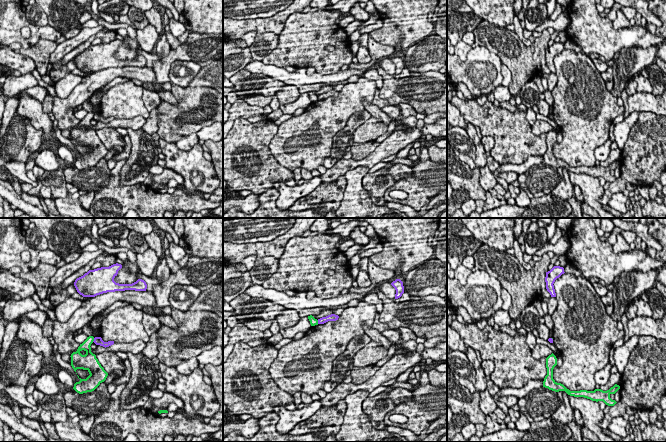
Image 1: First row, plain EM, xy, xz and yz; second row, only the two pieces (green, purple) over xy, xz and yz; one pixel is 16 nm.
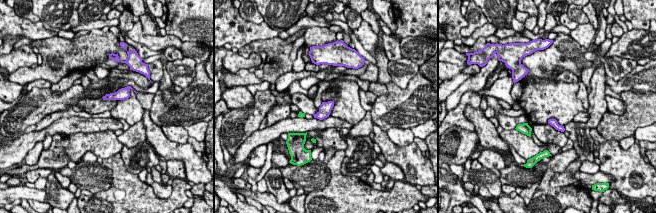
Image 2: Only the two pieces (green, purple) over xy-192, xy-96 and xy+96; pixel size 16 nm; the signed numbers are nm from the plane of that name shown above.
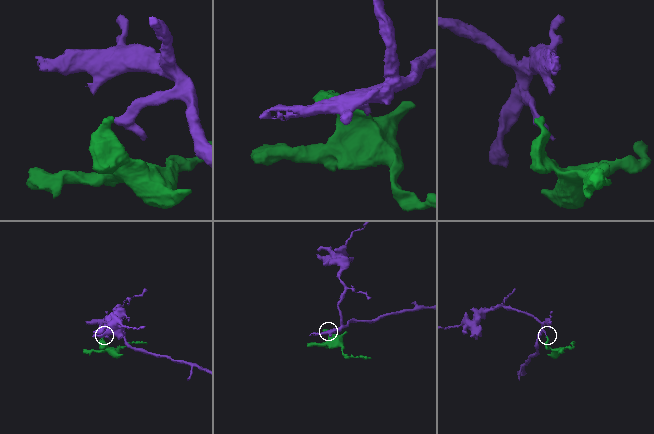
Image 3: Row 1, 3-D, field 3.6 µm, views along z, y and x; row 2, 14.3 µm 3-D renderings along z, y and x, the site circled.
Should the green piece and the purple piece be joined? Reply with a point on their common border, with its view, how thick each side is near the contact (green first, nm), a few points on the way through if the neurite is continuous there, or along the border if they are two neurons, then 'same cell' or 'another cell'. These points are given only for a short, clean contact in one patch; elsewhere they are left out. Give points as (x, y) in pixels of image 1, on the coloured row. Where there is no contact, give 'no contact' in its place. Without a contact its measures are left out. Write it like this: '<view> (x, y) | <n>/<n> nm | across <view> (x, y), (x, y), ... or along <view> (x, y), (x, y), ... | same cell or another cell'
xy (93, 340) | 140/130 nm | along xy (94, 338), (92, 341) | another cell

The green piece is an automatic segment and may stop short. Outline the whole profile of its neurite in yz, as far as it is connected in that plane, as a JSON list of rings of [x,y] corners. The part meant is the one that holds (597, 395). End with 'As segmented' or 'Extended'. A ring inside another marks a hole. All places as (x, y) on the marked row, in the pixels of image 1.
[[[552,353],[546,358],[547,375],[544,378],[543,387],[548,388],[549,390],[555,392],[565,391],[568,395],[574,397],[584,397],[596,402],[603,401],[608,406],[614,406],[617,403],[615,400],[612,400],[610,398],[610,395],[615,394],[620,389],[619,385],[615,384],[607,391],[603,391],[601,389],[595,389],[594,391],[587,391],[587,390],[570,391],[563,384],[557,383],[553,379],[553,369],[556,365],[557,365],[557,358]]]. As segmented

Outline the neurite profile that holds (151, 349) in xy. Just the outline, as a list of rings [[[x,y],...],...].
[[[156,332],[149,337],[149,341],[146,343],[146,346],[141,353],[143,353],[144,356],[148,357],[149,359],[153,359],[154,357],[157,357],[159,353],[158,345],[158,334]]]

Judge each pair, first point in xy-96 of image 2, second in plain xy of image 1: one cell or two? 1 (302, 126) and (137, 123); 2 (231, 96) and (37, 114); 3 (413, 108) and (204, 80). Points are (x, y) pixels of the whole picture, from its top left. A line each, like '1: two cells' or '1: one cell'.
1: one cell
2: one cell
3: two cells

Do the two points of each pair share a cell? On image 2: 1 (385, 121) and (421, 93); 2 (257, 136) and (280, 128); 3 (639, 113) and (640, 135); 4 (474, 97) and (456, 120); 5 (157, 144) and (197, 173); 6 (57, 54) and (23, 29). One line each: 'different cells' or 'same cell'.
1: same cell
2: same cell
3: different cells
4: same cell
5: same cell
6: different cells

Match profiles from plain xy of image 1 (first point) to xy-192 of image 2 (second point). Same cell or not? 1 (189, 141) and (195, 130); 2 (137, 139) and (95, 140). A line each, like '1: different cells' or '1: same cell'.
1: different cells
2: different cells

